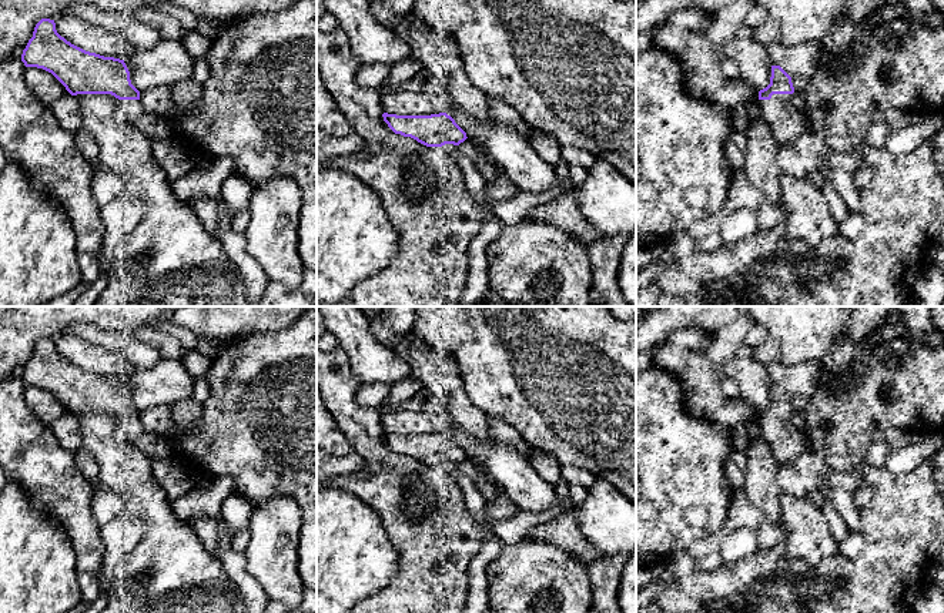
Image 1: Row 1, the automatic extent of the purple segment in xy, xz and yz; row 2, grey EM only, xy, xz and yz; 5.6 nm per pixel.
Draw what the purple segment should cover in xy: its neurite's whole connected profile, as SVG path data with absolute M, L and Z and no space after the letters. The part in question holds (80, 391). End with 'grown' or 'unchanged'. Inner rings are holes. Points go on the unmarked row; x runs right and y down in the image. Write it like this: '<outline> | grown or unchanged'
M41 338L21 374L26 386L51 392L71 415L111 413L120 419L127 441L151 462L175 458L170 436L148 432L131 403L124 379L86 371L56 349L54 339Z | grown

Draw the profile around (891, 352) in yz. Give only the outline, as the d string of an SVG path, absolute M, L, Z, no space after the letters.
M905 334L890 342L884 342L876 349L874 354L883 364L896 366L901 362L903 356L907 352L908 339L910 334Z

